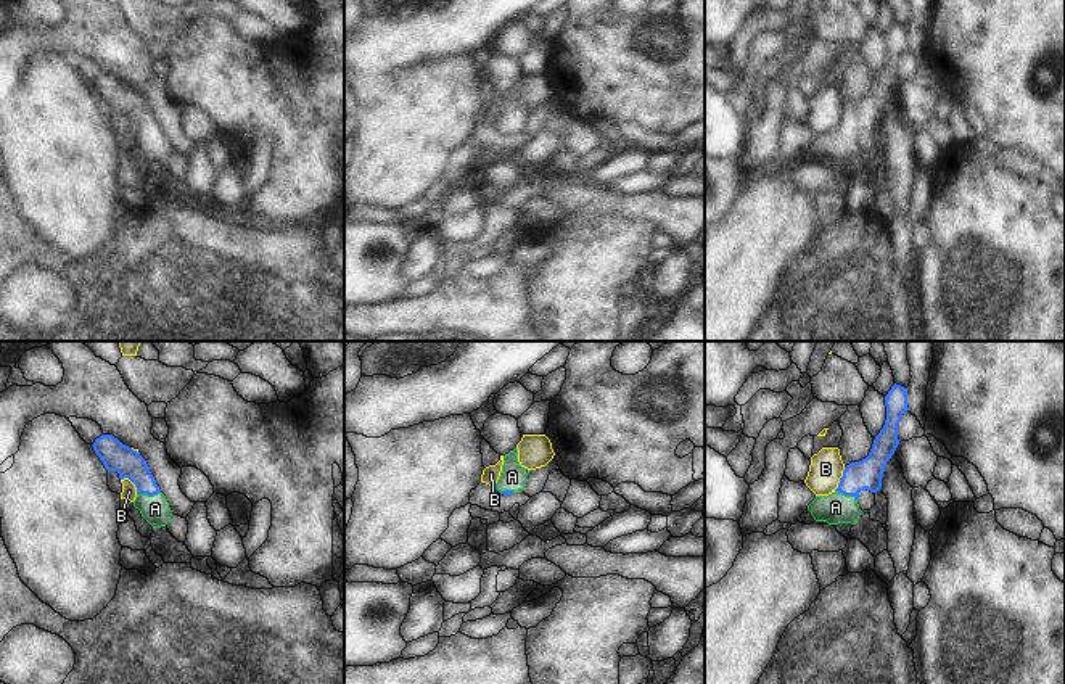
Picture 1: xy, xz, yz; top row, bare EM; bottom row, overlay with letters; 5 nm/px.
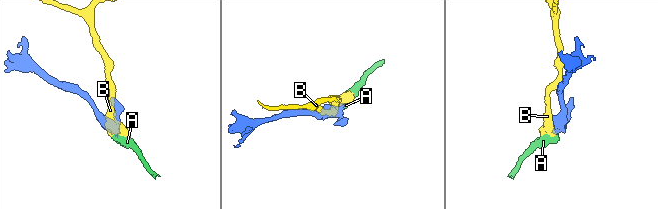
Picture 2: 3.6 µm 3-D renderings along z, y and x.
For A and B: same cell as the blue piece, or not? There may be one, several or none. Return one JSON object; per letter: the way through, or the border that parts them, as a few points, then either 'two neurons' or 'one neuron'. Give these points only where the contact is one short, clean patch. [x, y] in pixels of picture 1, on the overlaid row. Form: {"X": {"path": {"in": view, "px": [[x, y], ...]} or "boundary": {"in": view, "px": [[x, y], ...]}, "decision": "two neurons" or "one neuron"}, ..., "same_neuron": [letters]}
{"A": {"path": {"in": "xy", "px": [[118, 457], [145, 483], [148, 494], [155, 509]]}, "decision": "one neuron"}, "B": {"boundary": {"in": "yz", "px": [[845, 467], [834, 490]]}, "decision": "two neurons"}, "same_neuron": ["A"]}

